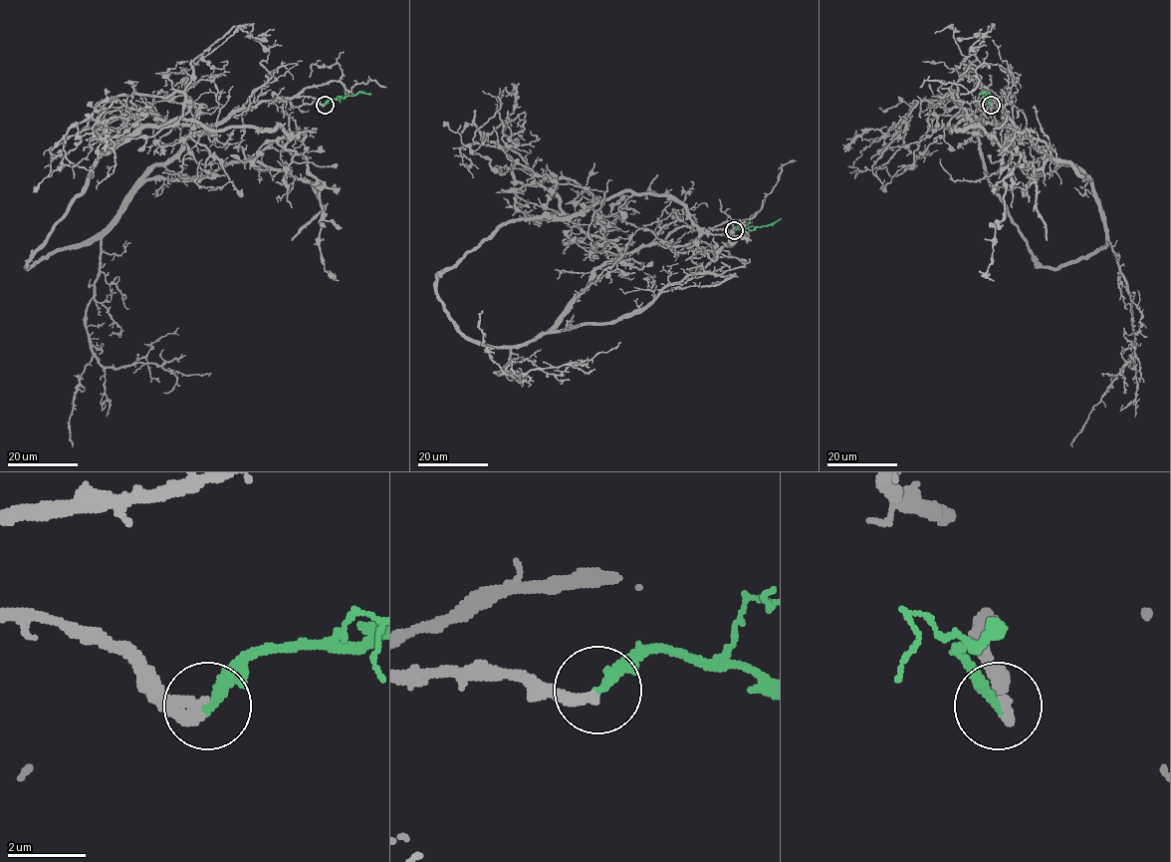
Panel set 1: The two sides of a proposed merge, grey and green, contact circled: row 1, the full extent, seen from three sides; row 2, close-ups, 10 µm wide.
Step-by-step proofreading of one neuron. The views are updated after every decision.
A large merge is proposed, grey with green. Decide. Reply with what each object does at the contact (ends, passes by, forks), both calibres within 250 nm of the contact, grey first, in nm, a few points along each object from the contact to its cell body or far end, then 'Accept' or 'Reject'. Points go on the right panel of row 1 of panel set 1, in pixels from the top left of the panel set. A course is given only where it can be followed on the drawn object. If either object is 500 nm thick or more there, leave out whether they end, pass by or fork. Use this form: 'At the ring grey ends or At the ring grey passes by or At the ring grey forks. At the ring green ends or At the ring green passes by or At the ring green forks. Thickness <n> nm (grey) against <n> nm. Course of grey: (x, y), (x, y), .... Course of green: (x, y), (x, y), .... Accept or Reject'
At the ring grey ends. At the ring green ends. Thickness 360 nm (grey) against 260 nm. Course of grey: (991, 104), (990, 96), (1039, 149), (1090, 182), (1130, 297), (1134, 341), (1134, 368), (1101, 373). Course of green: (991, 104), (985, 93), (978, 94). Accept

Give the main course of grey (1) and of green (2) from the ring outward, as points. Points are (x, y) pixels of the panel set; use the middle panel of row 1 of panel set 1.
1: (734, 230), (680, 226), (604, 262), (568, 313), (512, 348), (496, 373), (585, 361), (620, 342)
2: (734, 230), (739, 227), (754, 229), (773, 225), (781, 218)

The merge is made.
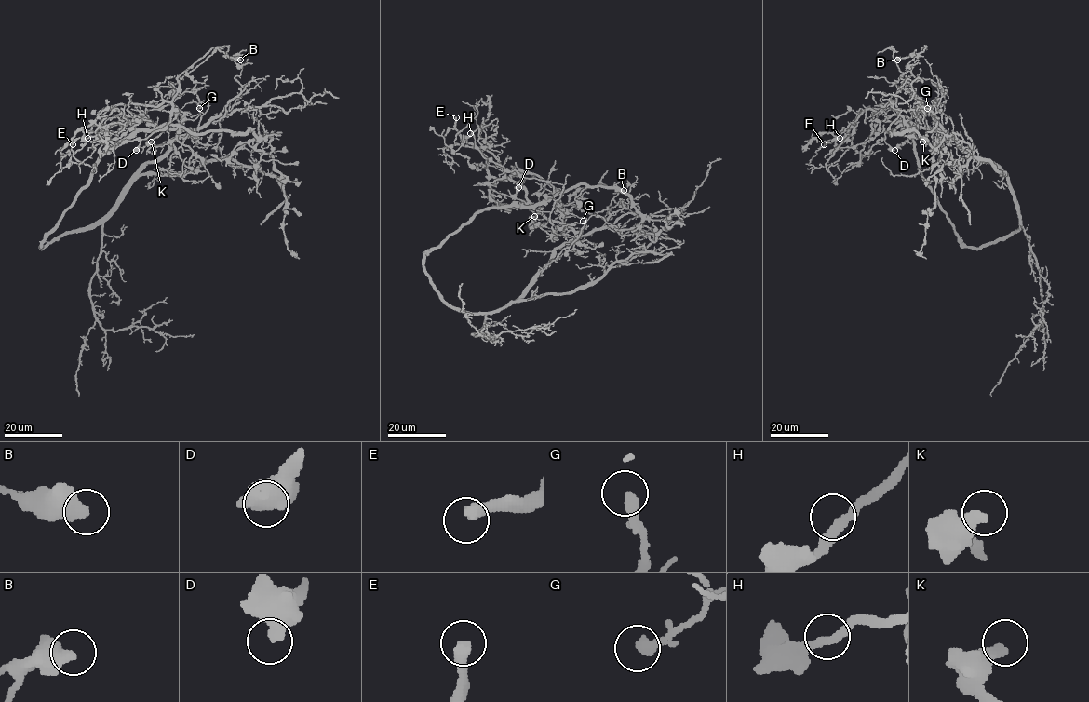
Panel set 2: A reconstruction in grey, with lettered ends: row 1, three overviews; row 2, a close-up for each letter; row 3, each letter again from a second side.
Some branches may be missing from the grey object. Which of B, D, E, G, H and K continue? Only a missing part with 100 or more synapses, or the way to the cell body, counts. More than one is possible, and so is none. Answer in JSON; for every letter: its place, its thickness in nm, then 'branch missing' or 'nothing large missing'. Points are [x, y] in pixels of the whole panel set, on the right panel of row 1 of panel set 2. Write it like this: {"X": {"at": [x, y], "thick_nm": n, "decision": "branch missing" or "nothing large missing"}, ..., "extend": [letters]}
{"B": {"at": [897, 60], "thick_nm": 550, "decision": "nothing large missing"}, "D": {"at": [894, 150], "thick_nm": 480, "decision": "nothing large missing"}, "E": {"at": [824, 144], "thick_nm": 400, "decision": "branch missing"}, "G": {"at": [927, 108], "thick_nm": 360, "decision": "nothing large missing"}, "H": {"at": [840, 138], "thick_nm": 280, "decision": "nothing large missing"}, "K": {"at": [922, 141], "thick_nm": 400, "decision": "nothing large missing"}, "extend": ["E"]}

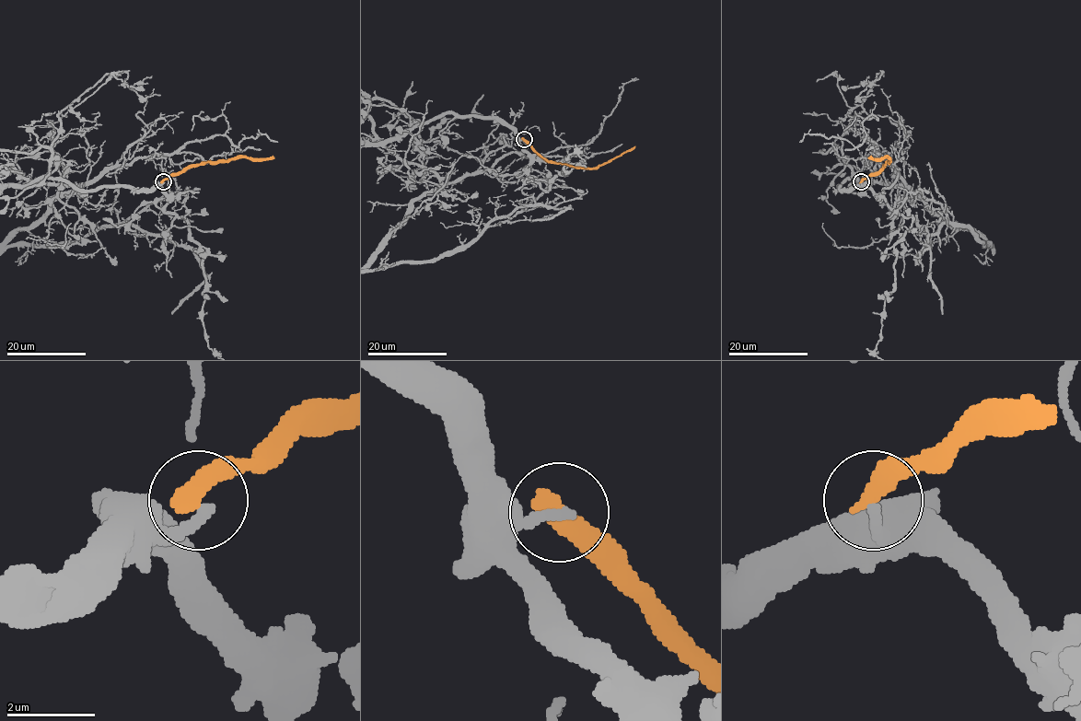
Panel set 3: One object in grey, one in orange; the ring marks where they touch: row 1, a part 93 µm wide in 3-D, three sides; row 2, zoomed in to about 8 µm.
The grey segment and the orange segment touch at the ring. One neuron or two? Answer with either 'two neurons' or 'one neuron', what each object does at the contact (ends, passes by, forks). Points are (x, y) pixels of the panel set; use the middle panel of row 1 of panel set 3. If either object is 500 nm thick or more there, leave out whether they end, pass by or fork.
two neurons

